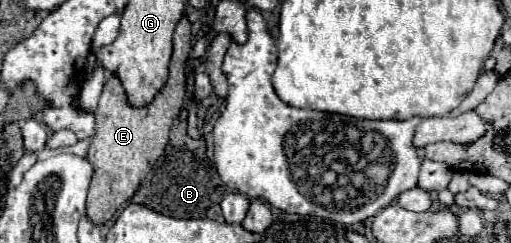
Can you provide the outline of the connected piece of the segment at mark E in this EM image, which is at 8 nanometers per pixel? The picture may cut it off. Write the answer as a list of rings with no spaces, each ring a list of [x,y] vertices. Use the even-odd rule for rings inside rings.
[[[183,16],[173,32],[173,56],[169,64],[167,84],[147,106],[131,106],[127,102],[127,94],[121,80],[115,74],[107,78],[103,94],[99,98],[99,110],[95,110],[97,132],[91,140],[87,154],[87,160],[91,160],[91,166],[95,170],[87,196],[87,214],[91,216],[91,220],[95,220],[95,224],[107,222],[117,212],[117,208],[121,208],[121,204],[131,200],[131,196],[137,192],[143,178],[147,176],[149,168],[163,154],[165,144],[169,140],[169,130],[177,120],[185,98],[185,62],[191,50],[189,40],[191,22],[187,16]]]

